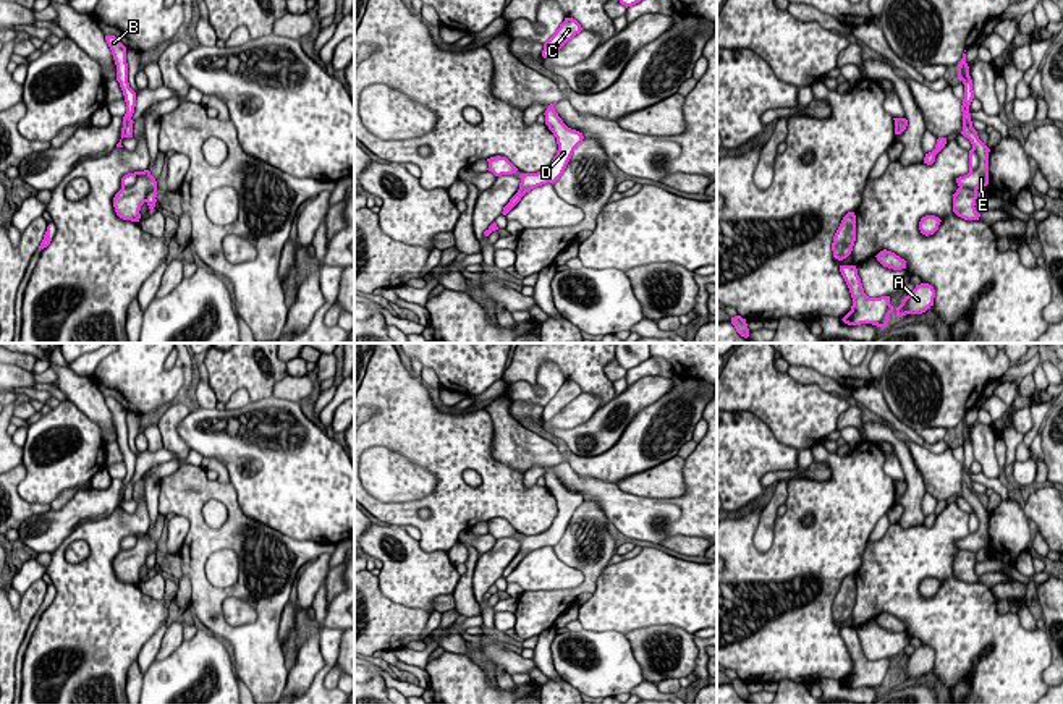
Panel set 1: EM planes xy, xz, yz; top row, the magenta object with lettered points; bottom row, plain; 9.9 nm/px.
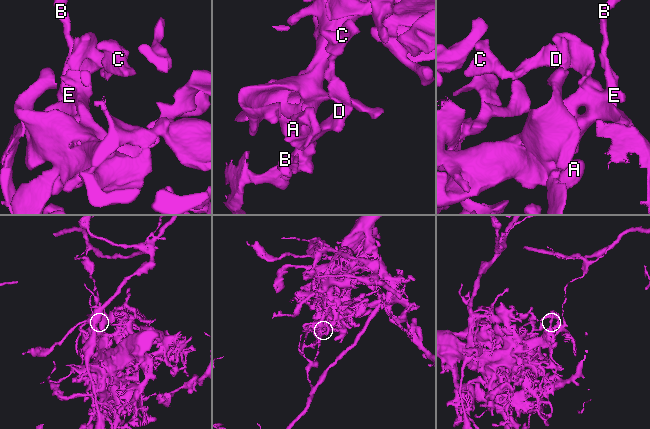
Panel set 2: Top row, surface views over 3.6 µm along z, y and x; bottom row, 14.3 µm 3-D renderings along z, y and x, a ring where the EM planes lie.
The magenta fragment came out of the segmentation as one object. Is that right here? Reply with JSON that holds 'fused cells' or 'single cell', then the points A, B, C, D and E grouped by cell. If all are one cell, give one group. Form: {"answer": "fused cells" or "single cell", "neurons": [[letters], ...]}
{"answer": "fused cells", "neurons": [["A", "C", "D", "E"], ["B"]]}

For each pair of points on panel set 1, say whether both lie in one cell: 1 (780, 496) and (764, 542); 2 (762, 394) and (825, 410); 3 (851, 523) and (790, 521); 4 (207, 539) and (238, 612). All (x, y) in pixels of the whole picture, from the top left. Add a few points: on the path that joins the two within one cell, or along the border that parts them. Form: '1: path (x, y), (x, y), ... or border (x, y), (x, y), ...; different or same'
1: path (772, 507), (764, 531); same
2: path (779, 400), (791, 410), (809, 410); same
3: path (837, 531), (804, 531); same
4: border (222, 601), (240, 597), (258, 617); different

